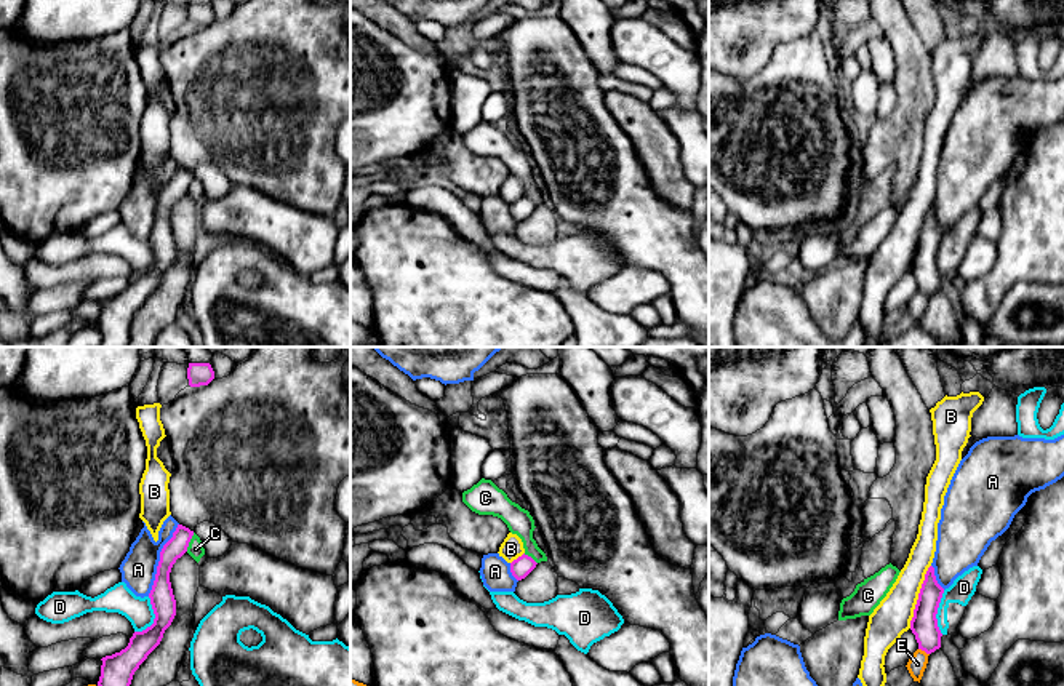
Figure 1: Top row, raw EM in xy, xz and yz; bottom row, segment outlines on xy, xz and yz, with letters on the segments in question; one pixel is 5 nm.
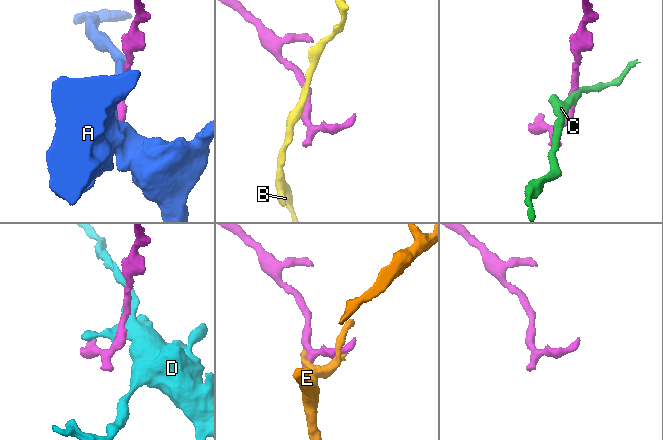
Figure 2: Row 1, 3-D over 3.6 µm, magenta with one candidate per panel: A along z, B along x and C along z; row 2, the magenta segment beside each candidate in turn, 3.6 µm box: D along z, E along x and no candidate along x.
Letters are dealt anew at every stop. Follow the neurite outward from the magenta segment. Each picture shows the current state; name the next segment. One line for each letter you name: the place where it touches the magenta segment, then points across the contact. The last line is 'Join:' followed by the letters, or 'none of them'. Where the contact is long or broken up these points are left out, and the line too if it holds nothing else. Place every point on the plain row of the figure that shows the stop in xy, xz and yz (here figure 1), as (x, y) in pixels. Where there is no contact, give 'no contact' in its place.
Join: none of them

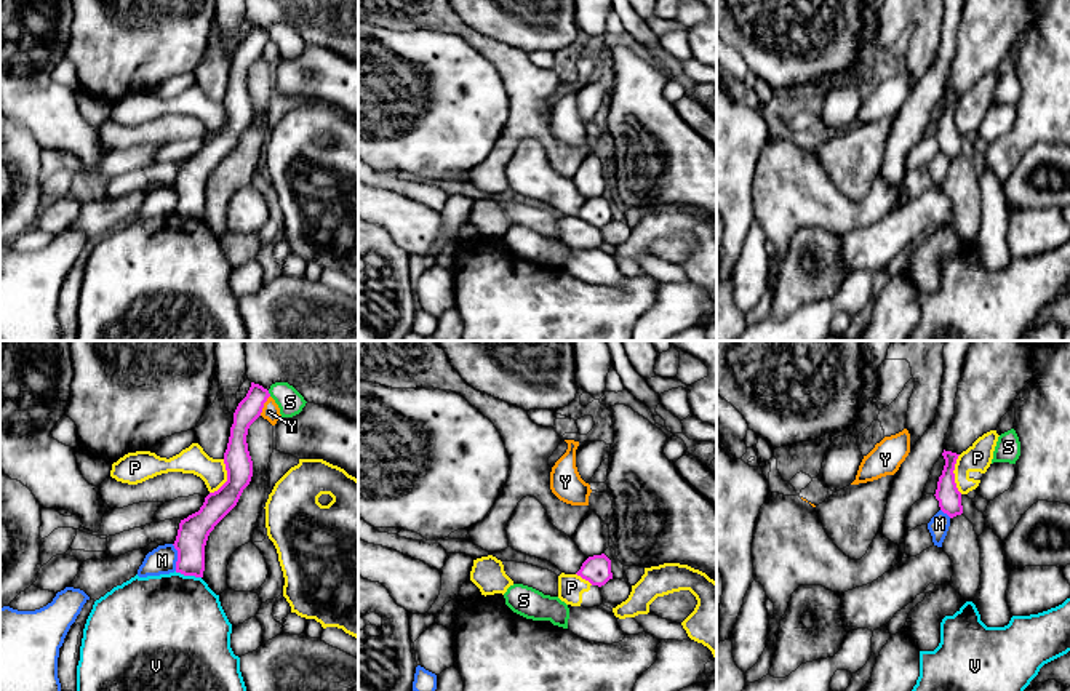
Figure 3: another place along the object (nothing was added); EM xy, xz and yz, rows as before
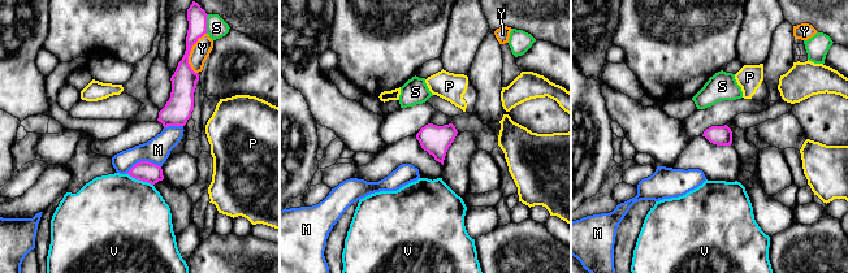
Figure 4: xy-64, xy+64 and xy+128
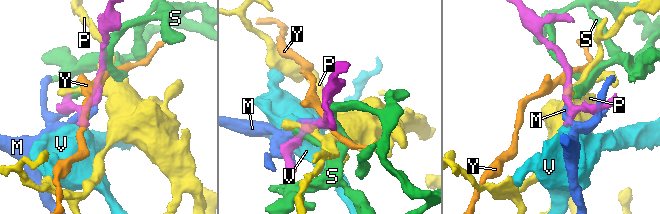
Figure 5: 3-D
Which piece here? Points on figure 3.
Join: none of them

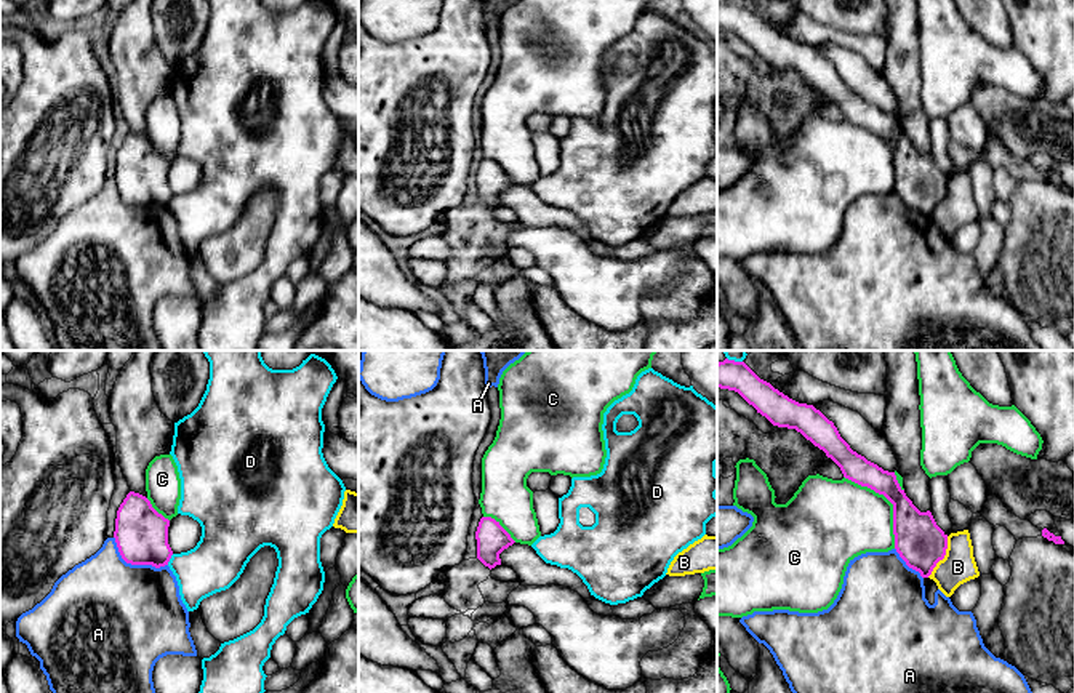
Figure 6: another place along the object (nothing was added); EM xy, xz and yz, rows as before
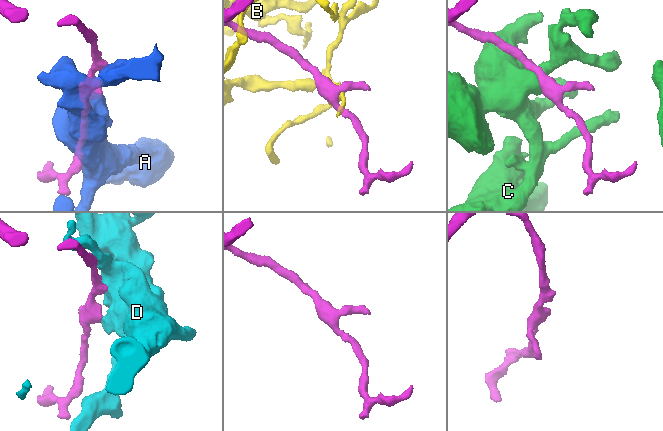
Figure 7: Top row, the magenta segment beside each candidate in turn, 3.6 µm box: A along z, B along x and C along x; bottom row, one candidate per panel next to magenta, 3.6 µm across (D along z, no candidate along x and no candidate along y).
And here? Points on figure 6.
C: meets magenta in yz at (890, 143)
Join: C

